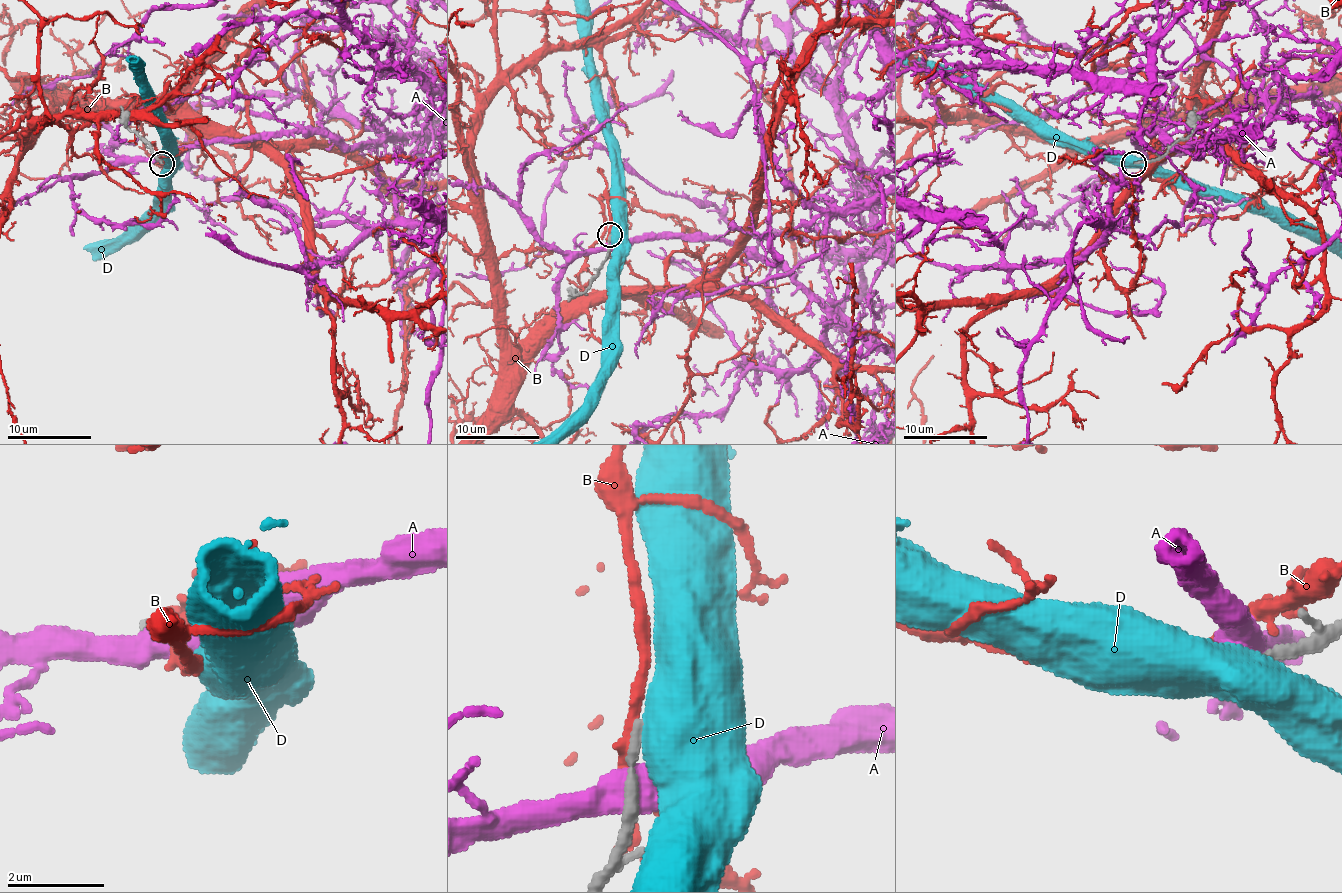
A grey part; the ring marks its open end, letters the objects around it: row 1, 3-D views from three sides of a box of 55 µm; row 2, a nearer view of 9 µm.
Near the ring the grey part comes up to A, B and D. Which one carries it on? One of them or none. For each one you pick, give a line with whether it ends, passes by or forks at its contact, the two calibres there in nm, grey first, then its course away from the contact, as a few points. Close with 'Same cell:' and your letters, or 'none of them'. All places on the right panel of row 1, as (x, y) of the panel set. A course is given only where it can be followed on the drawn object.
Same cell: none of them

